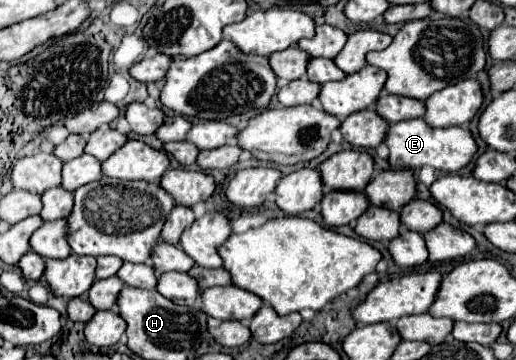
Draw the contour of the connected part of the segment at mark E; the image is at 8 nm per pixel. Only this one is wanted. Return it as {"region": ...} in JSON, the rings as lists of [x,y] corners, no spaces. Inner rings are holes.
{"region":[[[407,119],[393,123],[387,131],[385,143],[389,147],[389,163],[393,169],[419,169],[423,165],[431,165],[439,171],[459,171],[463,169],[473,155],[477,153],[477,143],[473,133],[467,127],[431,127],[425,119]]]}

